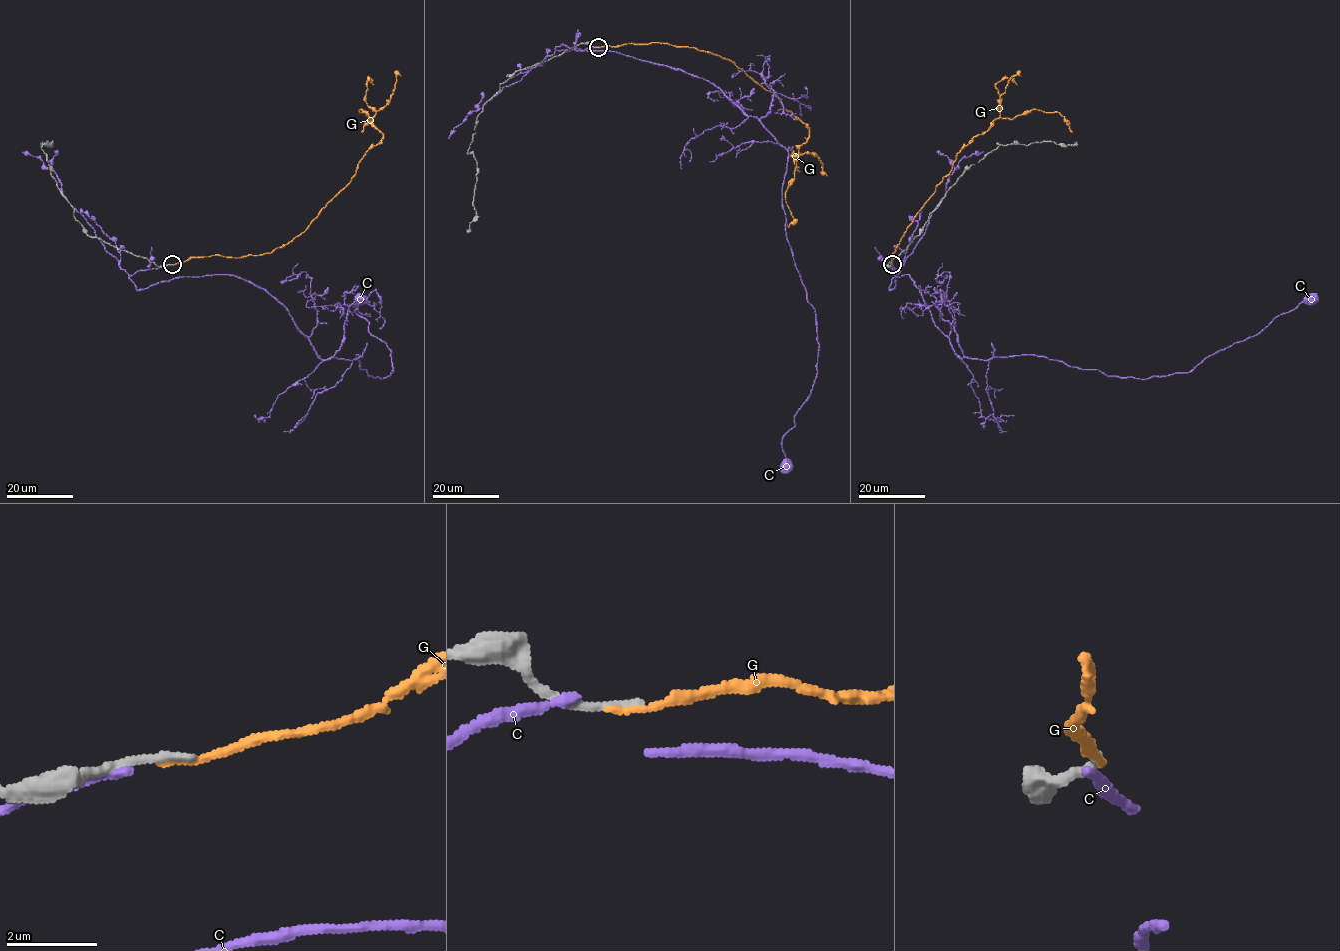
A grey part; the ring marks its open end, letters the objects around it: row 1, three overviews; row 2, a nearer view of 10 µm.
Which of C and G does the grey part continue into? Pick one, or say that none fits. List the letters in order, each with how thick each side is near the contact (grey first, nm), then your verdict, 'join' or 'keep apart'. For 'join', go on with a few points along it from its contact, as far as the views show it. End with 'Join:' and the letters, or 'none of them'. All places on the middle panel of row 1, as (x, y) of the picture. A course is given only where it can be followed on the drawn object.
C: 180 nm thick on the grey side, 240 nm on the other; keep apart
G: 200 nm thick on the grey side, 130 nm on the other; keep apart
Join: none of them

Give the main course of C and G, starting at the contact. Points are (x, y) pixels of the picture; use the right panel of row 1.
C: (892, 265), (890, 290), (896, 276), (908, 275), (961, 359), (1037, 355), (1137, 379), (1191, 371), (1310, 298)
G: (893, 264), (888, 255), (950, 172), (957, 153), (994, 120), (1013, 118), (1032, 109), (1059, 112), (1072, 132)

